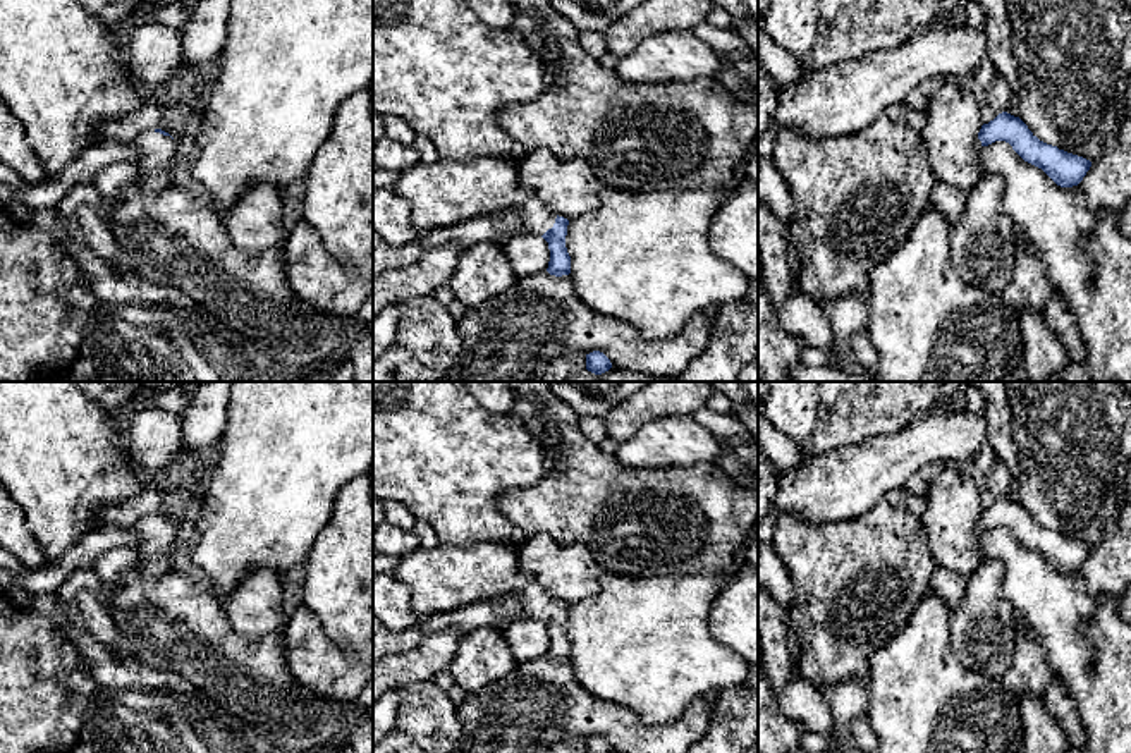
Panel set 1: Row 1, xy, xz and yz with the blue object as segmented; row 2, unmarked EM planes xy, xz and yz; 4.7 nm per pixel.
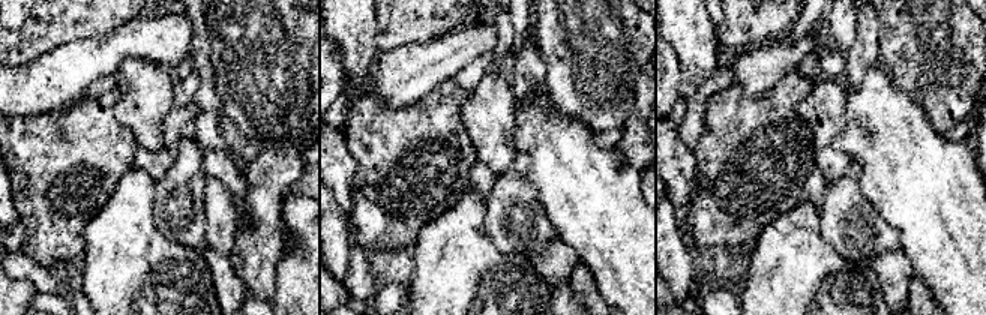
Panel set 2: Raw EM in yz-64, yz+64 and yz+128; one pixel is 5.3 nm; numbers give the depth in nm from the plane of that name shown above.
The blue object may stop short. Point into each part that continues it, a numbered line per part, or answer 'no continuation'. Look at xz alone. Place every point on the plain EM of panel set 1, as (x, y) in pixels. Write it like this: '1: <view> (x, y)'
1: xz (537, 602)

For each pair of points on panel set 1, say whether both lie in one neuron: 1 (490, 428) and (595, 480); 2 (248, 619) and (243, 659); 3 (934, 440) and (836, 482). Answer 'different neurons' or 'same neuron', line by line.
1: different neurons
2: different neurons
3: same neuron

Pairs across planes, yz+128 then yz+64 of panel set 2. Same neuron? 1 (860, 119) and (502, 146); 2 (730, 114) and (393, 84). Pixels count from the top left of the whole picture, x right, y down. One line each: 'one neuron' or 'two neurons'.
1: two neurons
2: two neurons

